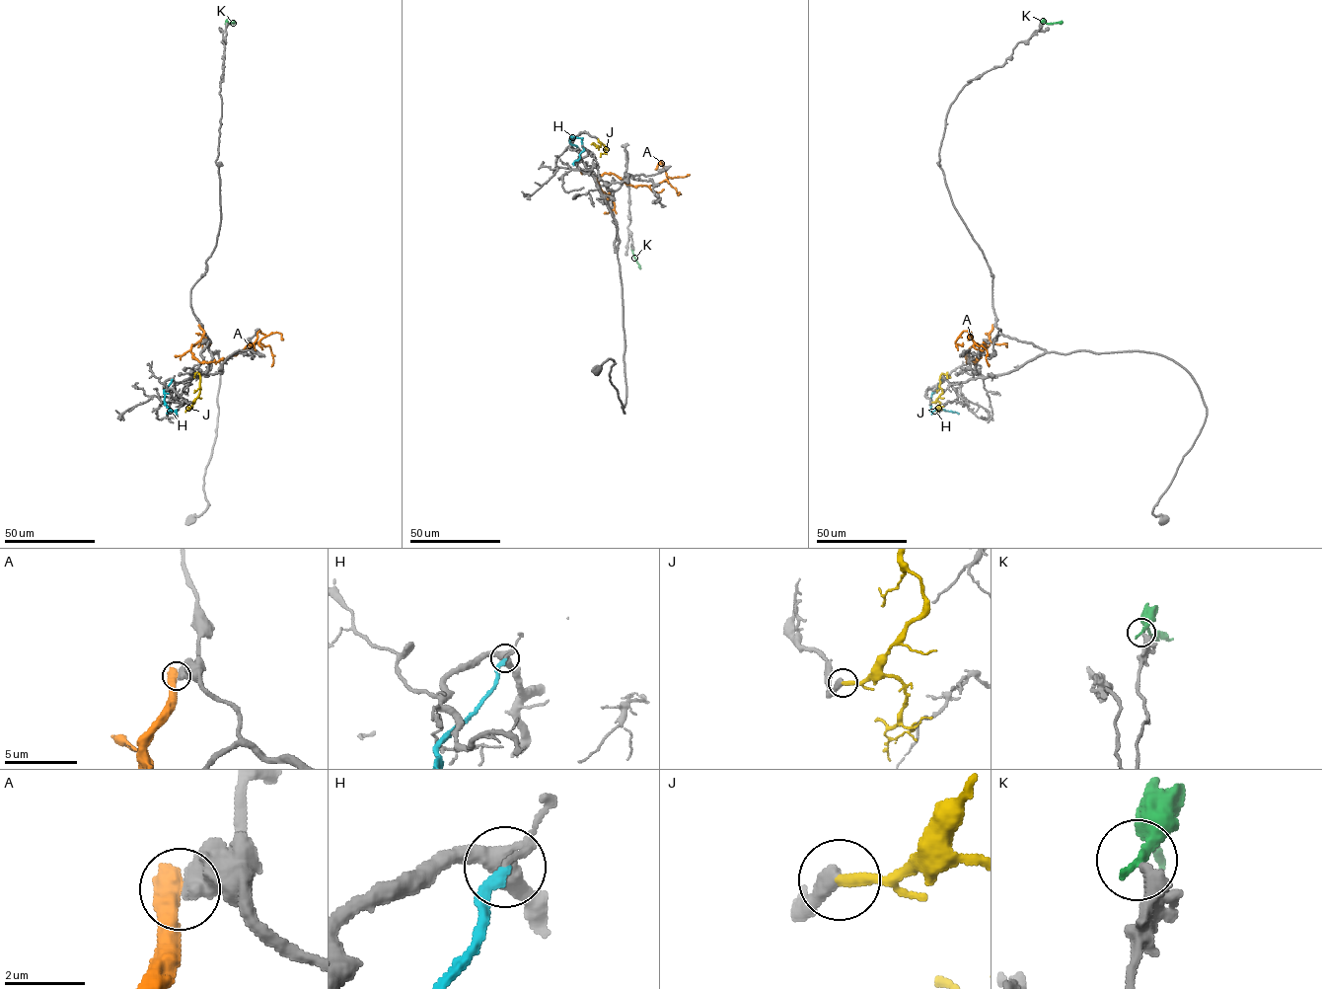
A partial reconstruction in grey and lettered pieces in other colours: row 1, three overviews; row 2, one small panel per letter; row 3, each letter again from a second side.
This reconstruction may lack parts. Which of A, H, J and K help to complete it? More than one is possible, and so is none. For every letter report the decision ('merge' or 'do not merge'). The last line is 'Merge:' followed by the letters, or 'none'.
A: do not merge
H: do not merge
J: merge
K: do not merge
Merge: J

